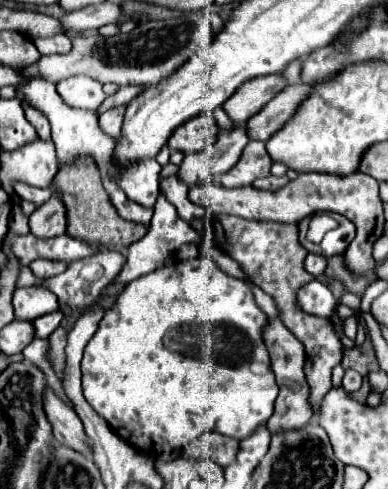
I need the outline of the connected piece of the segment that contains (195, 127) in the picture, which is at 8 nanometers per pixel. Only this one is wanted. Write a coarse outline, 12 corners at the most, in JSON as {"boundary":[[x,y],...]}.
{"boundary":[[213,114],[181,124],[167,146],[199,152],[219,136]]}

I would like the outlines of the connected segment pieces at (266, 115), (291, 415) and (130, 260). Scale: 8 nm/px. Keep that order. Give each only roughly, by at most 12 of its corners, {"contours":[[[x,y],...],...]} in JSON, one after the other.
{"contours":[[[291,84],[255,118],[251,140],[267,142],[295,114],[311,86]],[[279,318],[265,346],[279,384],[269,430],[313,418],[305,348]],[[159,196],[147,234],[127,248],[127,284],[161,268],[197,238],[175,206]]]}

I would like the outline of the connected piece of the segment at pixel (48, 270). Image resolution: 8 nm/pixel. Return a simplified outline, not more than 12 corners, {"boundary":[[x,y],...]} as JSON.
{"boundary":[[35,260],[29,264],[41,280],[61,274],[67,262]]}

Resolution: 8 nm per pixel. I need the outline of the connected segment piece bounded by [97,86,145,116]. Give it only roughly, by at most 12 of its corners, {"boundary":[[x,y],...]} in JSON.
{"boundary":[[140,86],[119,88],[97,109],[100,116],[113,106],[129,103],[144,89]]}

